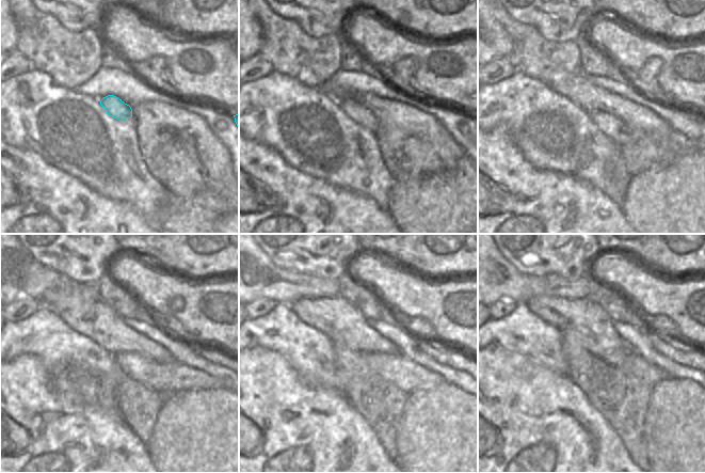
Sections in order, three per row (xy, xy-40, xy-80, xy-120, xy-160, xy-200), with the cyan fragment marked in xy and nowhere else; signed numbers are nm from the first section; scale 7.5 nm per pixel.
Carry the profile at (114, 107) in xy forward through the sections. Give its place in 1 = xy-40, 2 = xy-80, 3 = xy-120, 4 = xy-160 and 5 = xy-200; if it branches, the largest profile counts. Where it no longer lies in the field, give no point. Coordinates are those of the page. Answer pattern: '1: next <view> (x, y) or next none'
1: next xy-40 (352, 107)
2: next xy-80 (610, 125)
3: next xy-120 (173, 377)
4: next xy-160 (395, 368)
5: next xy-200 (634, 364)

